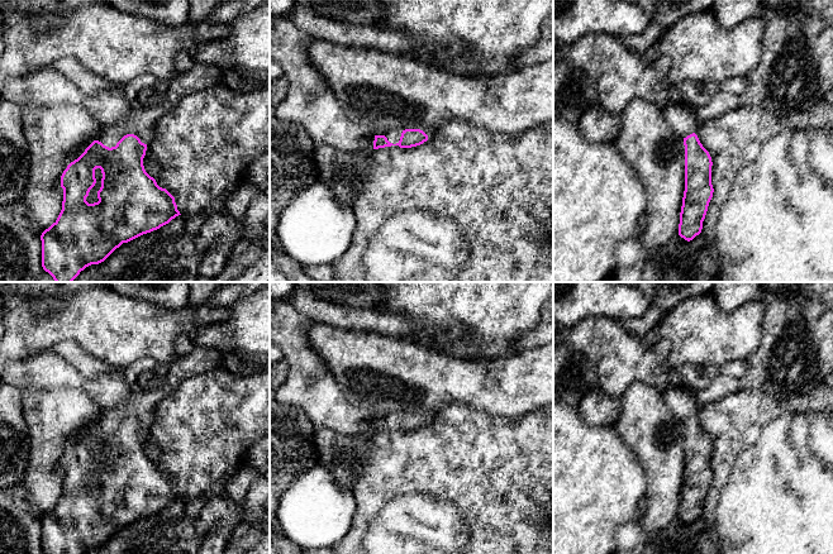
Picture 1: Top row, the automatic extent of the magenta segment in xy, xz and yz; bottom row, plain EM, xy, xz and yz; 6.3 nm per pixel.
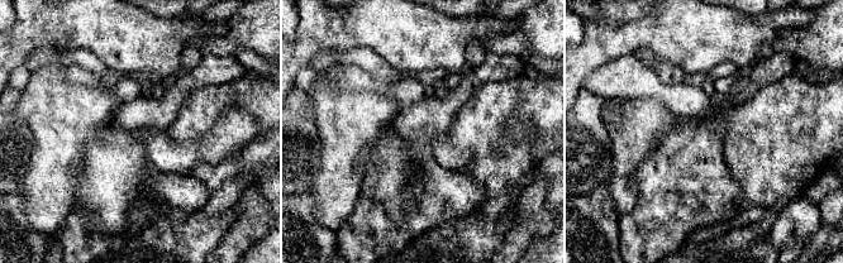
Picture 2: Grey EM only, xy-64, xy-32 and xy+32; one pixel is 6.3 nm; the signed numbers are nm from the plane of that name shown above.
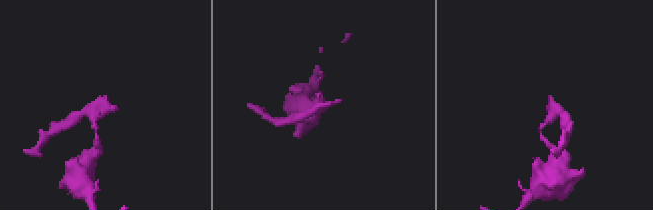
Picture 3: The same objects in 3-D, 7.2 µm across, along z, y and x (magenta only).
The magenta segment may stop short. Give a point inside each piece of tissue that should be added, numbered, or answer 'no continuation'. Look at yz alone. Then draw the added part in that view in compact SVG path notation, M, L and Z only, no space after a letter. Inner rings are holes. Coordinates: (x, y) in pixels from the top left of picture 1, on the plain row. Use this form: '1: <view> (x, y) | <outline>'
1: yz (681, 402) | M670 385L663 392L663 398L672 414L681 421L686 421L699 411L695 397L687 390Z

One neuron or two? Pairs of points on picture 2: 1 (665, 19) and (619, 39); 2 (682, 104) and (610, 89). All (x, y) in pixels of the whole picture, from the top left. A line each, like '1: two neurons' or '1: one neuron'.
1: one neuron
2: one neuron

